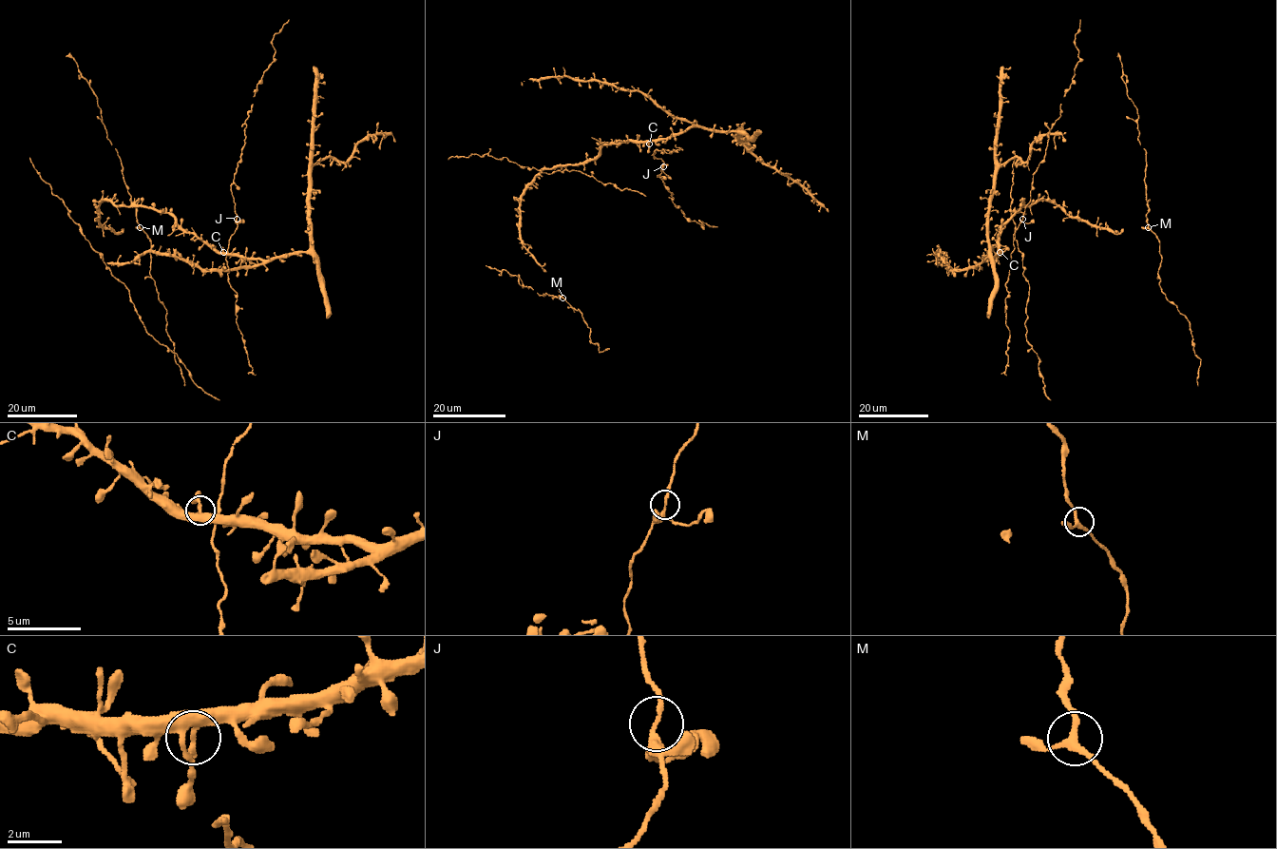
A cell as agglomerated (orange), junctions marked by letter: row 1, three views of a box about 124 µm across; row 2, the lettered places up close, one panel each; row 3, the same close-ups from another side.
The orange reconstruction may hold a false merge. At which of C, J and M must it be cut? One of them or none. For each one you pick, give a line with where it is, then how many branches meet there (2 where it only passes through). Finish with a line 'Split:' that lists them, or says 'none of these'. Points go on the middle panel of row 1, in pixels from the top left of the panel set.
Split: none of these

